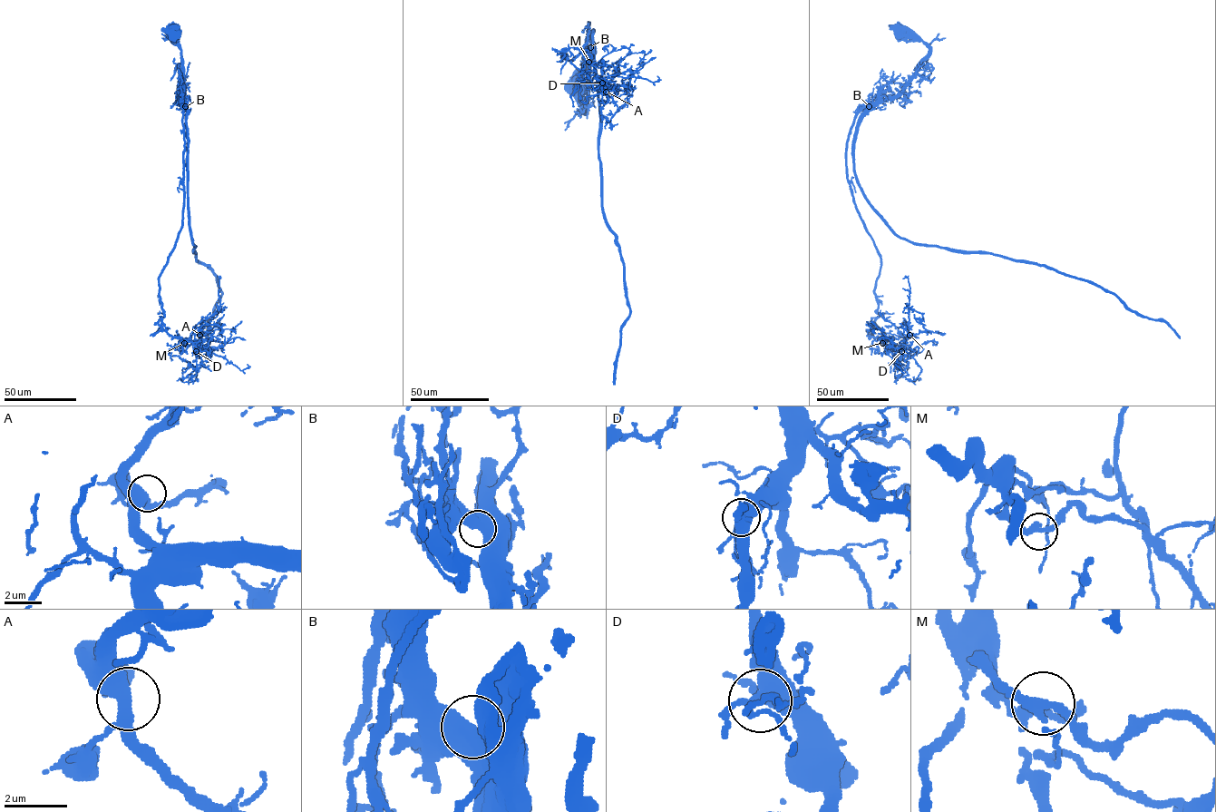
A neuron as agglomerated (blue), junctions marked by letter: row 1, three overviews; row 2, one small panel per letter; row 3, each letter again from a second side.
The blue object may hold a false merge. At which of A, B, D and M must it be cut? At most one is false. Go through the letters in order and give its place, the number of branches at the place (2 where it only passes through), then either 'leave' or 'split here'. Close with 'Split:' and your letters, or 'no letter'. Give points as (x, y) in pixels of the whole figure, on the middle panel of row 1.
A: place (606, 92); branches 2; leave
B: place (590, 47); branches 2; leave
D: place (602, 83); branches 3; leave
M: place (588, 62); branches 2; split here
Split: M

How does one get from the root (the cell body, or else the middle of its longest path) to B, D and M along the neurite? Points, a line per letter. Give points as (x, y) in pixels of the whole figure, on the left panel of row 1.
B: (175, 34), (180, 50), (185, 106)
D: (175, 34), (185, 102), (183, 223), (159, 278), (160, 296), (167, 331), (182, 342), (191, 342), (196, 351)
M: (175, 34), (180, 50), (185, 102), (183, 223), (159, 286), (161, 322), (169, 334), (184, 343)

